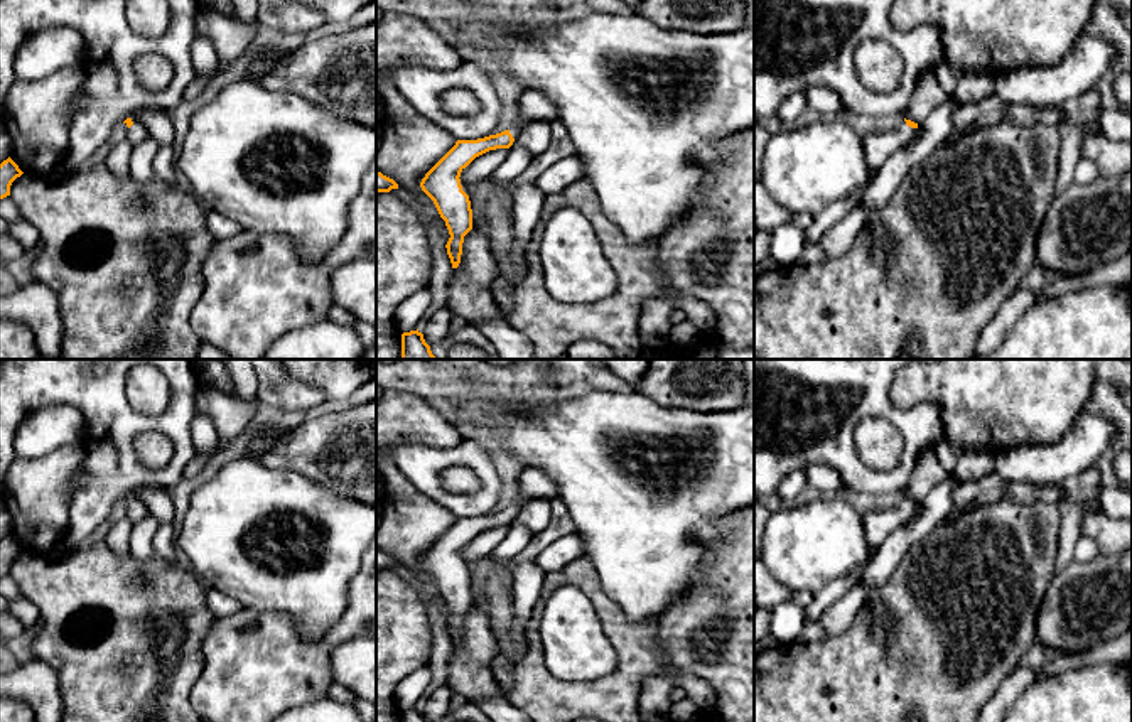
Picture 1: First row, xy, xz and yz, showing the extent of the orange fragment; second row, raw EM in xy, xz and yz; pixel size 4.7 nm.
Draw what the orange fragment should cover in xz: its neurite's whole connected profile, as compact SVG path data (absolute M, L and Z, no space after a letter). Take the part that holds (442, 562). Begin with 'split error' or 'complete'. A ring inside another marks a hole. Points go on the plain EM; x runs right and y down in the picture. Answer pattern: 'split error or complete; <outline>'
split error; M526 467L520 479L520 499L501 511L477 518L457 518L455 523L425 552L422 568L434 579L449 607L445 622L452 646L457 646L462 633L464 614L472 607L472 587L469 574L462 568L461 550L479 533L509 526L523 504L533 499L555 499L555 481L538 467Z

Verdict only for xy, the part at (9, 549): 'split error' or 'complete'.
complete

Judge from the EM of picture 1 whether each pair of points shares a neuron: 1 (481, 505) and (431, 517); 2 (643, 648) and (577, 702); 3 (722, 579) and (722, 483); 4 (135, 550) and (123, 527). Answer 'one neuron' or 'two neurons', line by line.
1: two neurons
2: one neuron
3: two neurons
4: two neurons

